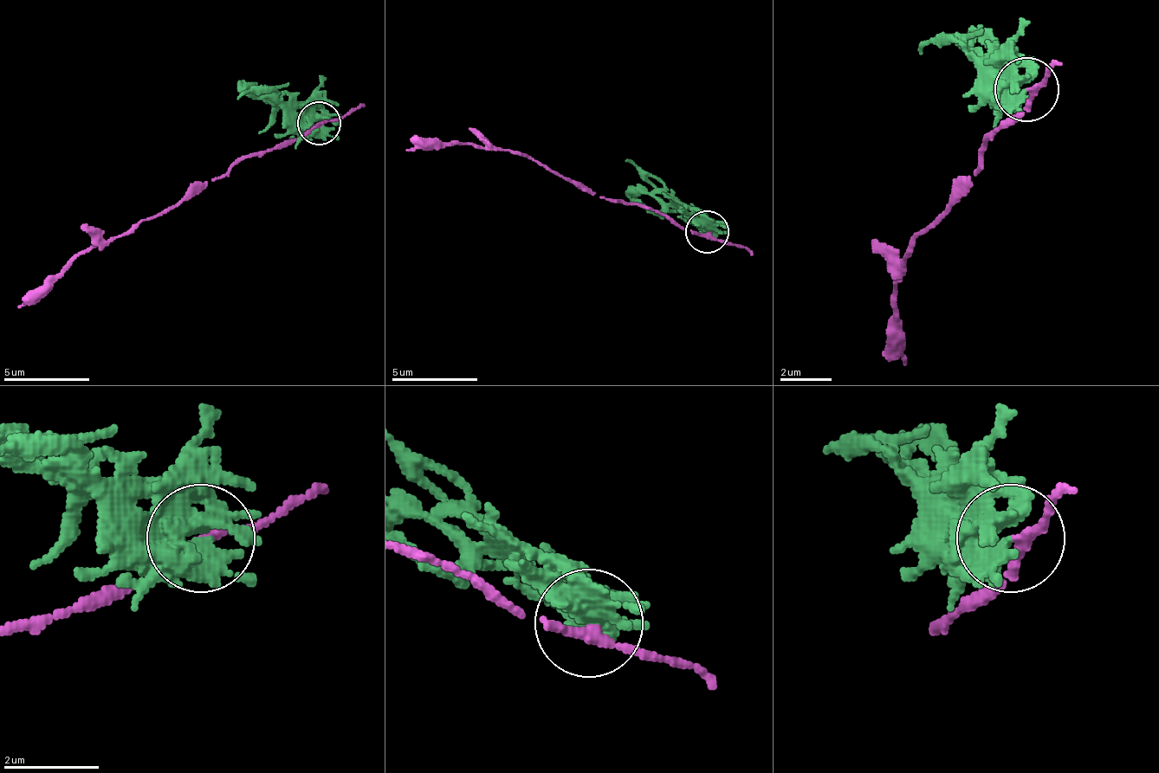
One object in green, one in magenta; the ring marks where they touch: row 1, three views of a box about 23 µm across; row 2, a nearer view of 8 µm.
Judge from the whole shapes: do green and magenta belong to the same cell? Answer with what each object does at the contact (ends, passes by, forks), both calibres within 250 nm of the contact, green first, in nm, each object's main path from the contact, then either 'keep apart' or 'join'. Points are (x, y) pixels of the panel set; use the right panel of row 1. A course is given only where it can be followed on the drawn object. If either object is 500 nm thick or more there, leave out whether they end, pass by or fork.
green forks there; magenta ends there; 360 nm thick on the green side, 260 nm on the other; green runs (1028, 87), (1009, 87), (957, 42), (925, 42), (919, 55); magenta runs (1028, 87), (1021, 113), (983, 138), (983, 164), (906, 254), (893, 280), (893, 351), (906, 363); keep apart

